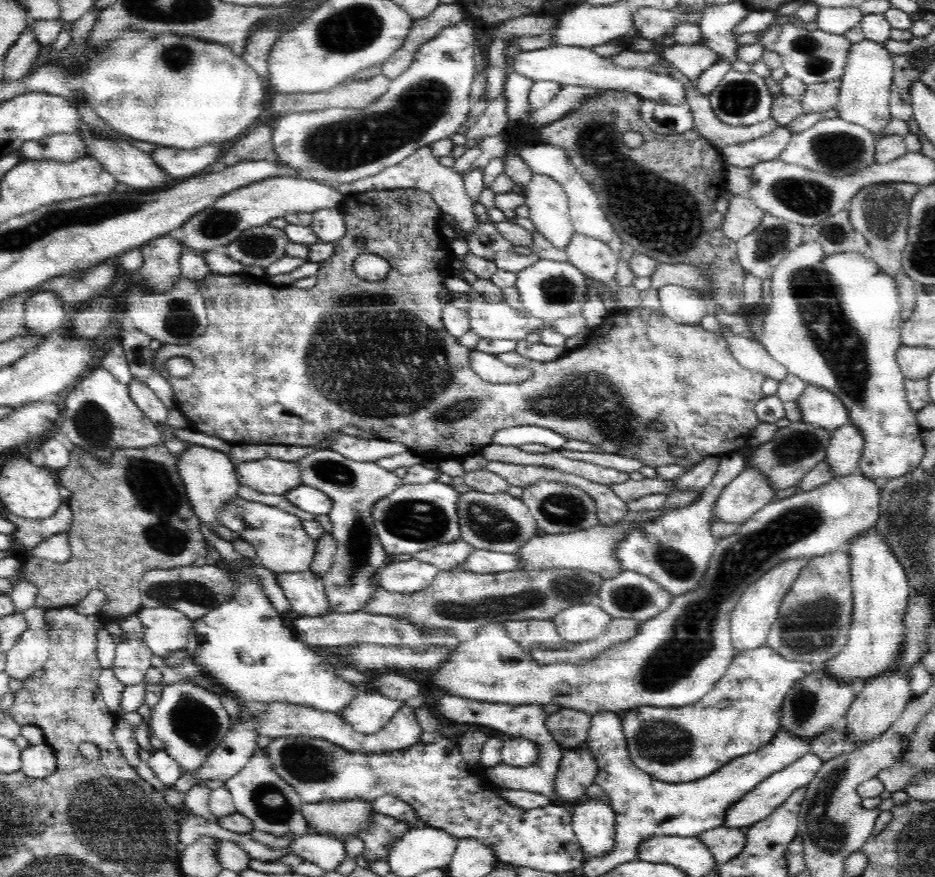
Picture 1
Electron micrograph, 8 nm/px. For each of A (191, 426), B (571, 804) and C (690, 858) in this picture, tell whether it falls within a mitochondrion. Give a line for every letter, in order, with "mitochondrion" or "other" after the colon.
A: other
B: other
C: other

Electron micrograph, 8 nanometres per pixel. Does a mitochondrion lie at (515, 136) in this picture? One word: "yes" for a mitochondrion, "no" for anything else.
no

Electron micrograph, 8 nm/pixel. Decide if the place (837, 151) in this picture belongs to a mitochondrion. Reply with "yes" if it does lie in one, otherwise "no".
yes

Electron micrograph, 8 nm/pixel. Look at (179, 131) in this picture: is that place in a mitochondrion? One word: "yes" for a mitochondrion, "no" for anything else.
no

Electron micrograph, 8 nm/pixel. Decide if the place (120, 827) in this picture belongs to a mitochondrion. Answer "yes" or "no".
yes

